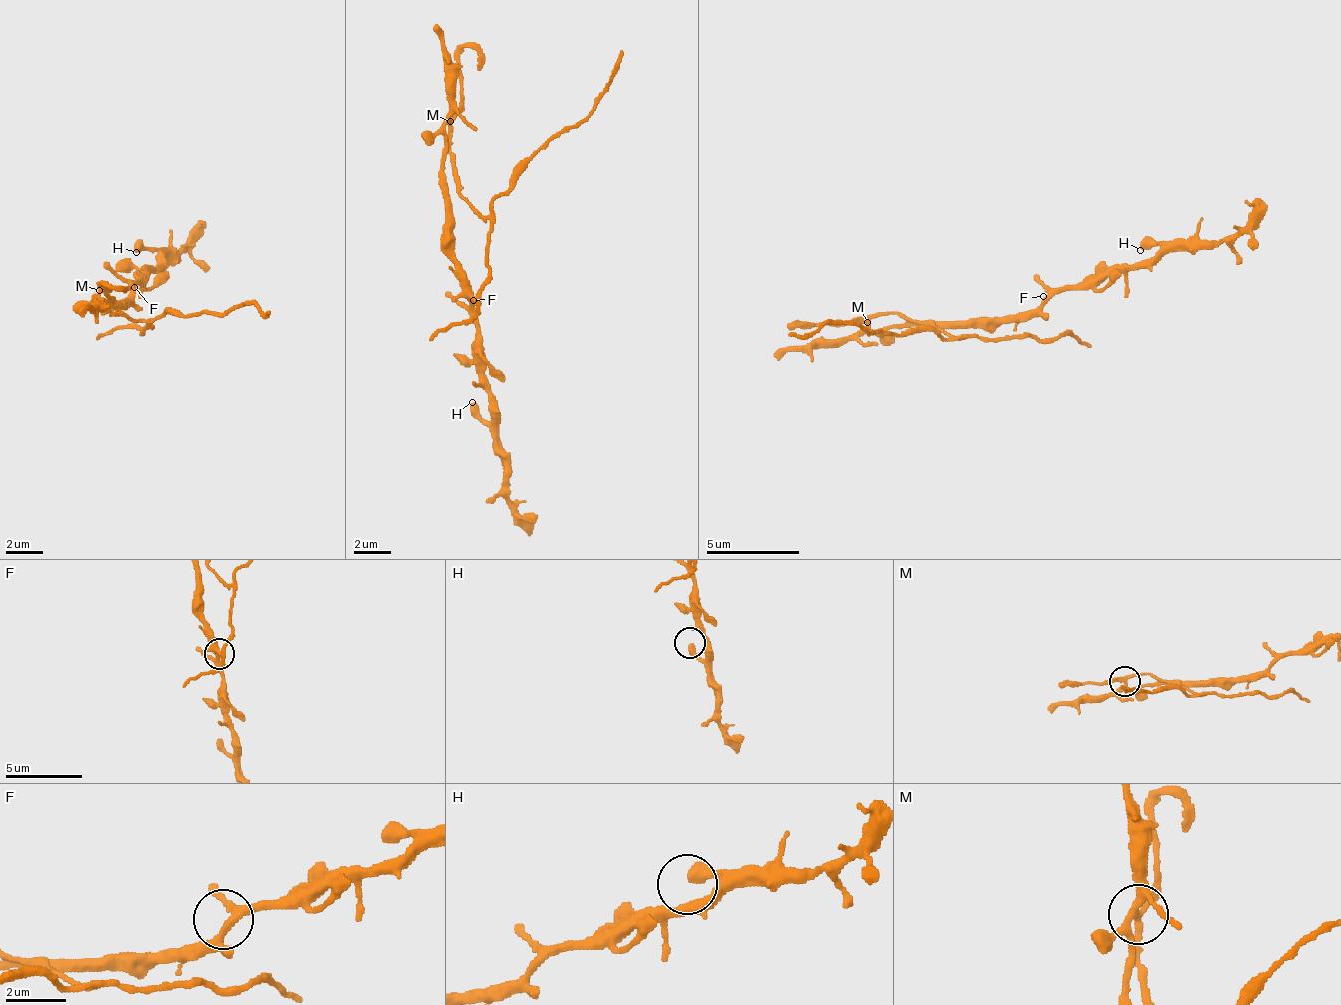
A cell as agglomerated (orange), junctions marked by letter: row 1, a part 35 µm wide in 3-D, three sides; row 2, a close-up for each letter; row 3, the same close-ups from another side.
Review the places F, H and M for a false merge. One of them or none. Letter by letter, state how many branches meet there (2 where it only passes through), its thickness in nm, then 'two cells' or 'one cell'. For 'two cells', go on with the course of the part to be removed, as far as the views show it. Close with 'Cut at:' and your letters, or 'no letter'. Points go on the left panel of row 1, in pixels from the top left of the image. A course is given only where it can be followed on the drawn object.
F: 5 | 280 nm | one cell
H: 1 | 440 nm | one cell
M: 5 | 260 nm | two cells | (98, 291), (101, 286), (112, 303), (142, 320), (163, 311), (189, 317), (253, 304), (265, 316), (269, 310)
Cut at: M

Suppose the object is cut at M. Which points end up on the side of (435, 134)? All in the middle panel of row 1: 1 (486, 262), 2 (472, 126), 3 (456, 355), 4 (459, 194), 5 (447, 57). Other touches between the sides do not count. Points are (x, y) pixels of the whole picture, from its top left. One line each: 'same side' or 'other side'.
1: other side
2: same side
3: same side
4: other side
5: same side

